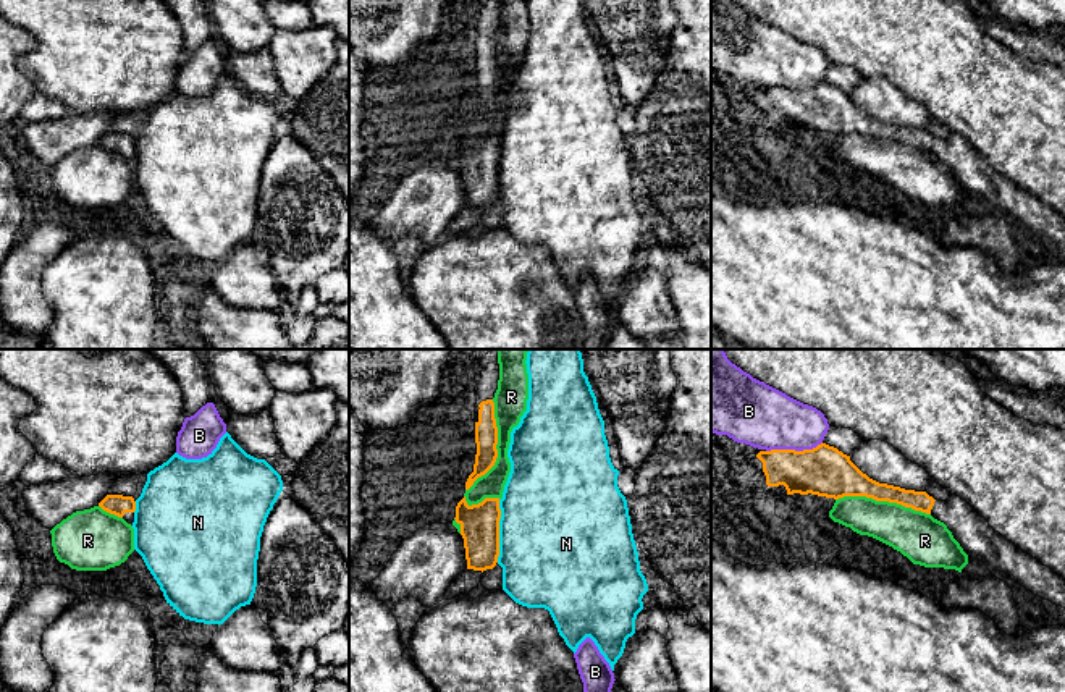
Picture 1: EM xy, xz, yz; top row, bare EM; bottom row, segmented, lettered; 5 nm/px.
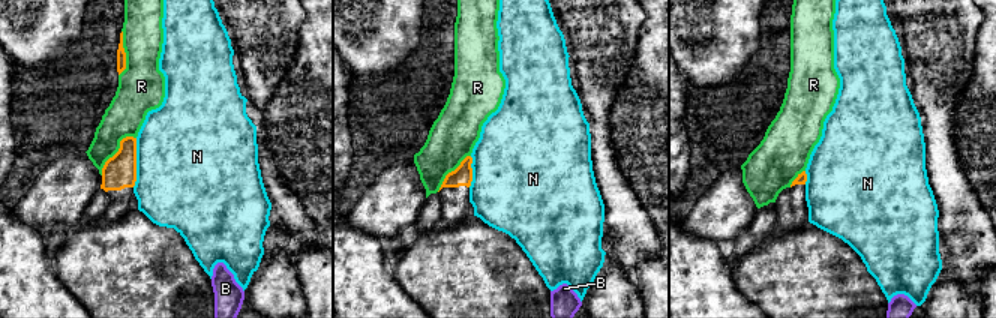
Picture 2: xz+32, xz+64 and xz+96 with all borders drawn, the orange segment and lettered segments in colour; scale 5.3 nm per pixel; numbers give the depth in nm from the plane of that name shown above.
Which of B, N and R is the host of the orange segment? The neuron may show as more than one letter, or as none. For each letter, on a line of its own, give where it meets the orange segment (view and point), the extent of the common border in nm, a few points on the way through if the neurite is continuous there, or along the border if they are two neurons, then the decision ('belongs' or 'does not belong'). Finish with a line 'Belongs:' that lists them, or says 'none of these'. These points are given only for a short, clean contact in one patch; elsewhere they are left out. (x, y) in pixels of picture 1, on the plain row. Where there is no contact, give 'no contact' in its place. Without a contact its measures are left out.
B: contact yz (794, 88); length 280 nm; does not belong
N: contact xz (498, 168); length 320 nm; does not belong
R: contact xz (495, 84); length 480 nm; does not belong
Belongs: none of these

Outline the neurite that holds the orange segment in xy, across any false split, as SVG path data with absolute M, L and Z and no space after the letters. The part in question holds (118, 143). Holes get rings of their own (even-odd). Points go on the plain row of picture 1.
M107 133L99 144L118 155L123 155L128 162L133 163L134 160L134 149L136 149L136 139L133 134L123 134L123 133Z

